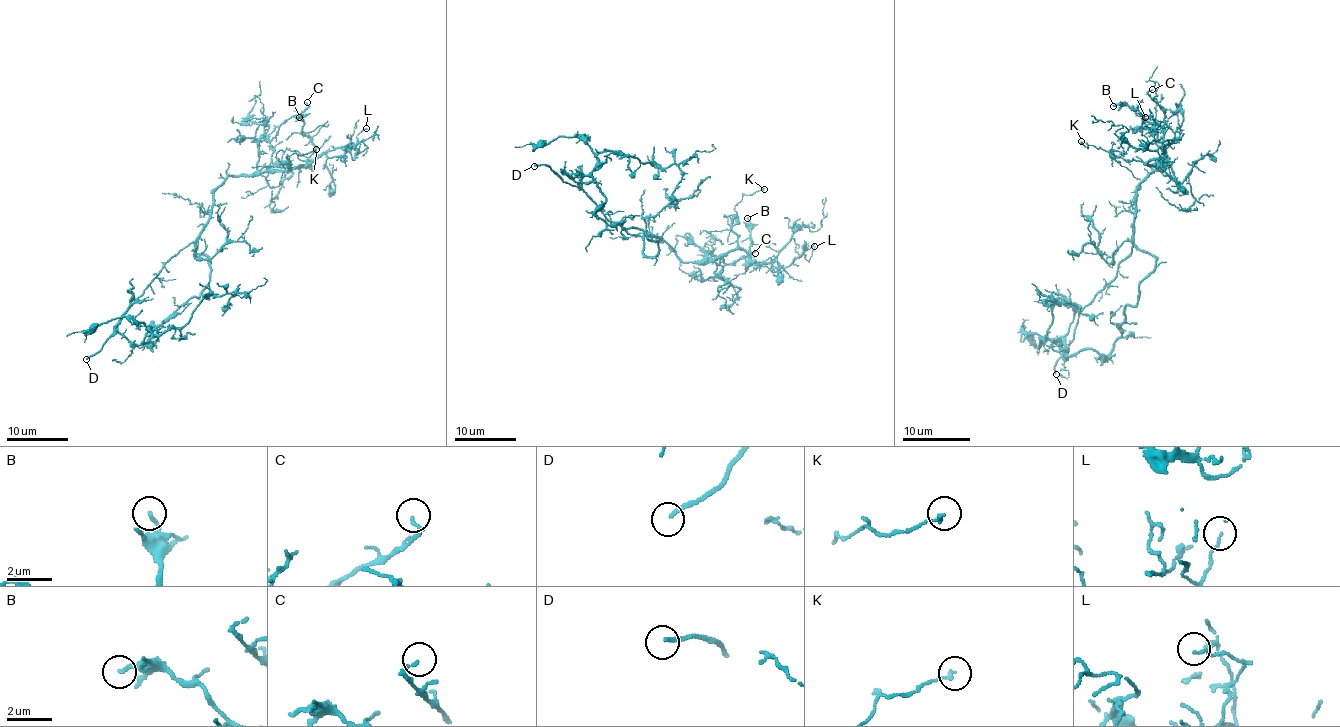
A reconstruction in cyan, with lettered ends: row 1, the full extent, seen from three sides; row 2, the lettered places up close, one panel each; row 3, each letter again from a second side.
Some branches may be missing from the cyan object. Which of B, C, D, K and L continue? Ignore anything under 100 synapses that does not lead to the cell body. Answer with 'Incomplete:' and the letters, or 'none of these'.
Incomplete: D

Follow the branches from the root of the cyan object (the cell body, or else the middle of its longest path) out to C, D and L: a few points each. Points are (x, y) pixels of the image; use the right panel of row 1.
C: (1125, 259), (1133, 246), (1135, 190), (1162, 170), (1165, 146), (1174, 139), (1164, 111), (1148, 95), (1152, 89)
D: (1125, 259), (1118, 266), (1116, 274), (1081, 312), (1071, 344), (1057, 359), (1056, 374)
L: (1125, 259), (1135, 190), (1162, 170), (1148, 161), (1169, 141), (1155, 141), (1160, 122), (1145, 117)

